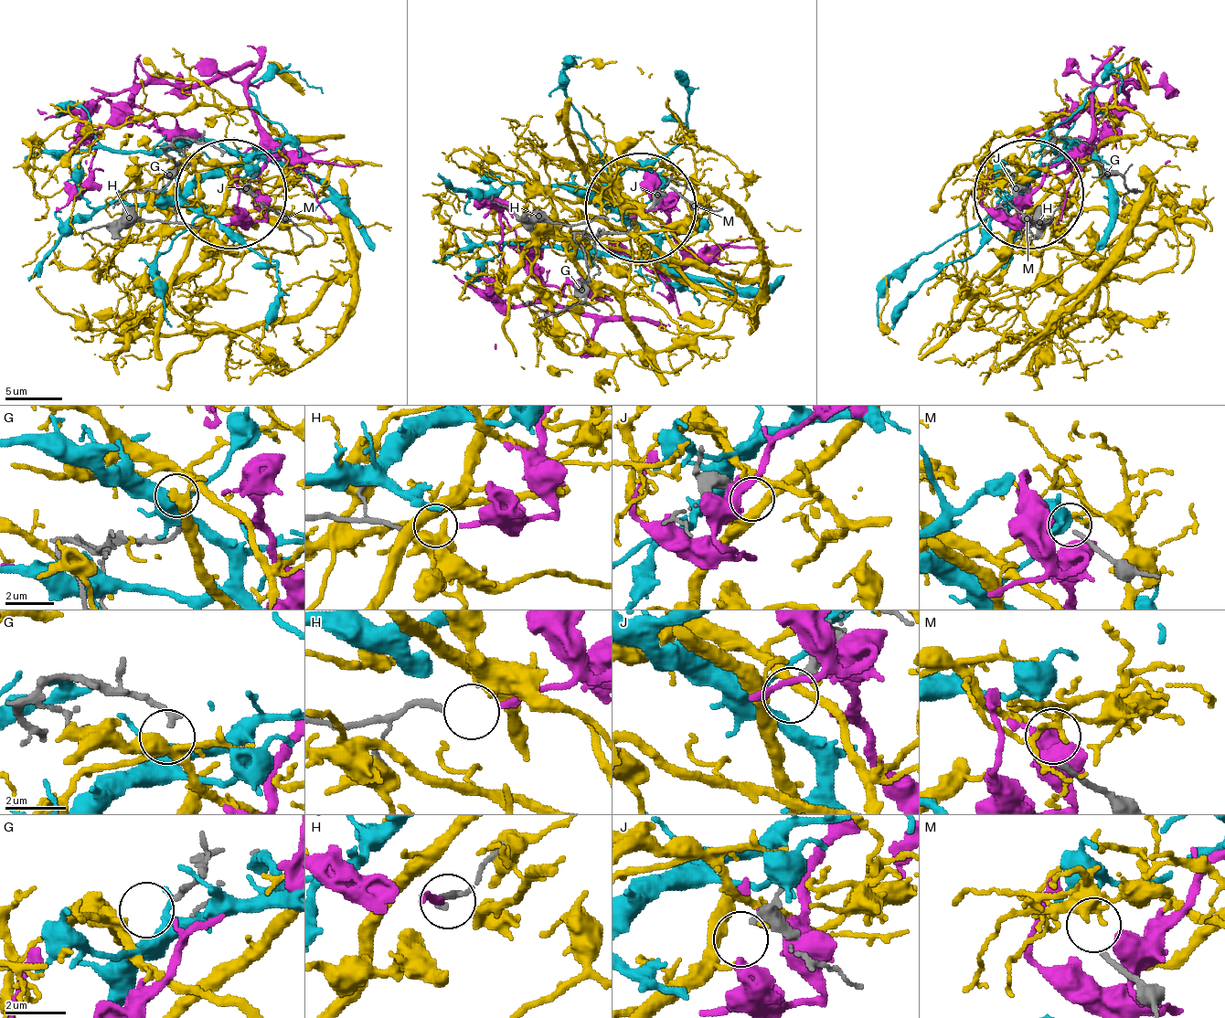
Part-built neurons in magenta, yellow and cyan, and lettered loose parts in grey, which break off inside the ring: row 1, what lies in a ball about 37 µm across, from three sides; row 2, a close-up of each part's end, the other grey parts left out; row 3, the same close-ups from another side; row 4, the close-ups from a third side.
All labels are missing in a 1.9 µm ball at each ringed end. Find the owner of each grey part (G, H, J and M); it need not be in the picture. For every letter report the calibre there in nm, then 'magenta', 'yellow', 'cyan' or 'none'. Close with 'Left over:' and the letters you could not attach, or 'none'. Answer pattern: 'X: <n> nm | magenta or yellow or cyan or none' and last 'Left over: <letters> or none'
G: 200 nm | yellow
H: 200 nm | magenta
J: 360 nm | none
M: 160 nm | cyan
Left over: J

